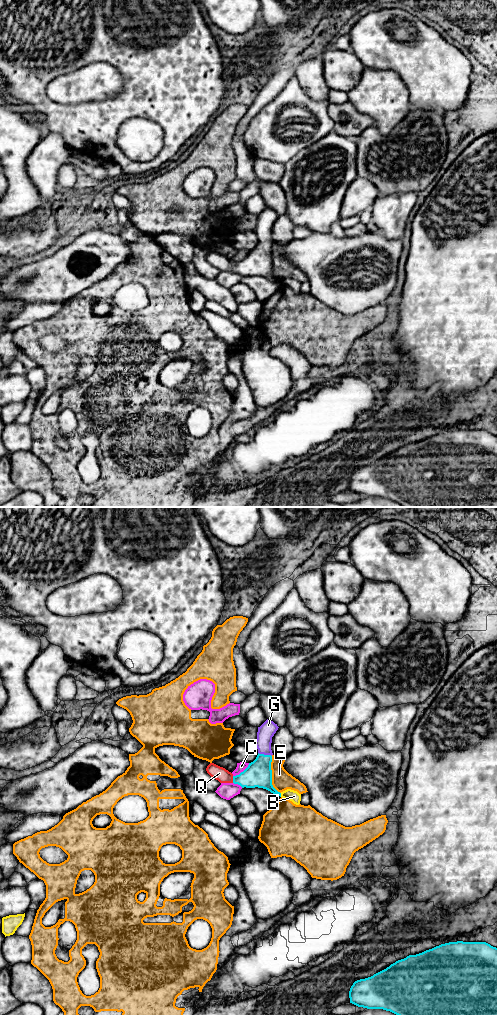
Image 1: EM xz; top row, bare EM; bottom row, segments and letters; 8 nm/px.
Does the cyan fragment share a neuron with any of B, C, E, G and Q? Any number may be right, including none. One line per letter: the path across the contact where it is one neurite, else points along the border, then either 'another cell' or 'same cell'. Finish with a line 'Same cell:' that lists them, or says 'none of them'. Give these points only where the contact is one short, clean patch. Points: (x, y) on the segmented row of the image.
B: another cell
C: border xz (249, 763), (242, 771), (233, 776); another cell
E: another cell
G: way xz (258, 773), (265, 755), (266, 731); same cell
Q: way xz (258, 773), (246, 779), (233, 779), (219, 773); same cell
Same cell: G, Q

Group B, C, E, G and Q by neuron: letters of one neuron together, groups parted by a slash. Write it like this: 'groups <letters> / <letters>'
groups B / C / E / G Q

